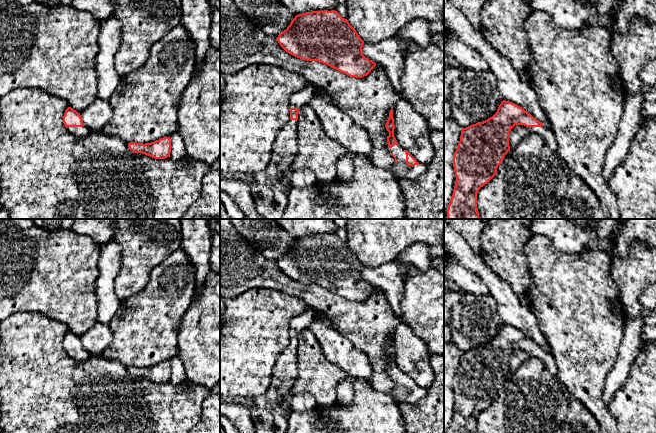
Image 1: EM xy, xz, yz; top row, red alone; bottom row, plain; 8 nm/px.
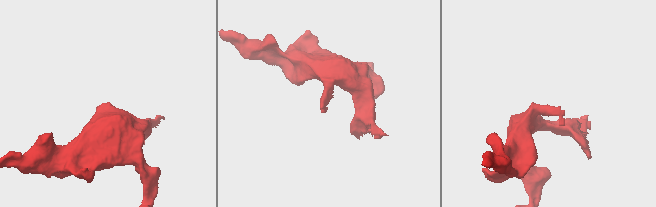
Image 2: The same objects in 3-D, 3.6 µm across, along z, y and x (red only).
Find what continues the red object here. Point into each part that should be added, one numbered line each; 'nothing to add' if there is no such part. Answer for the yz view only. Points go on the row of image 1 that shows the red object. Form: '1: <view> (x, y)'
1: yz (547, 134)

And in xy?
1: xy (78, 132)

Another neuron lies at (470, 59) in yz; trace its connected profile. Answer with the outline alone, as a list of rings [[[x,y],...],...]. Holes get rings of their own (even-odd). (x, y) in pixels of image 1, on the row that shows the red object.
[[[450,33],[444,42],[444,53],[456,58],[464,69],[488,71],[489,66],[480,53],[463,43],[455,34]]]

